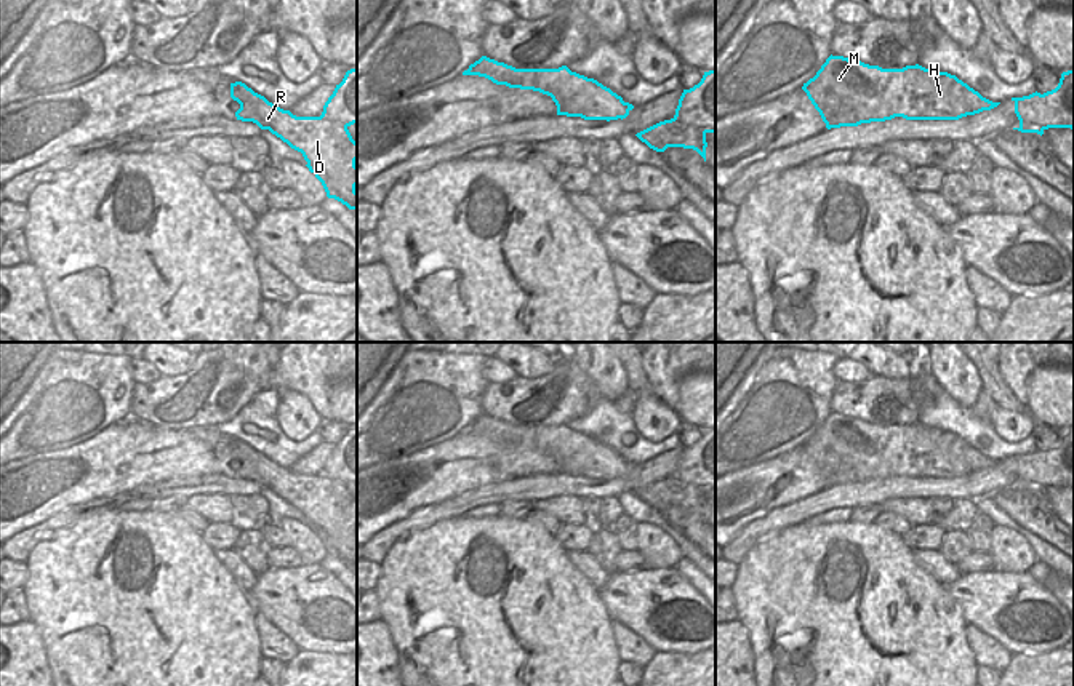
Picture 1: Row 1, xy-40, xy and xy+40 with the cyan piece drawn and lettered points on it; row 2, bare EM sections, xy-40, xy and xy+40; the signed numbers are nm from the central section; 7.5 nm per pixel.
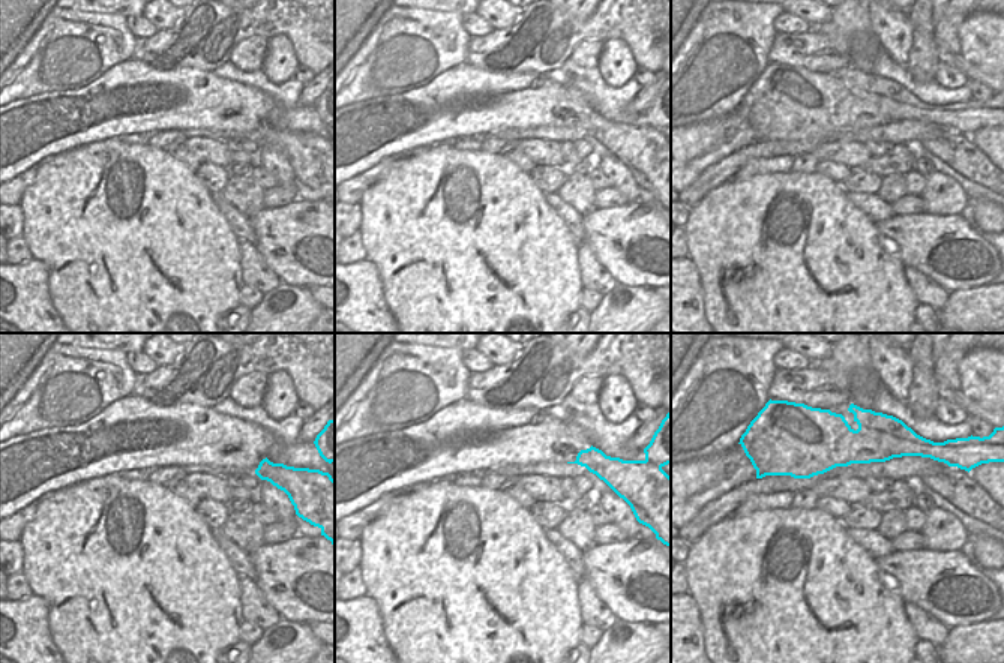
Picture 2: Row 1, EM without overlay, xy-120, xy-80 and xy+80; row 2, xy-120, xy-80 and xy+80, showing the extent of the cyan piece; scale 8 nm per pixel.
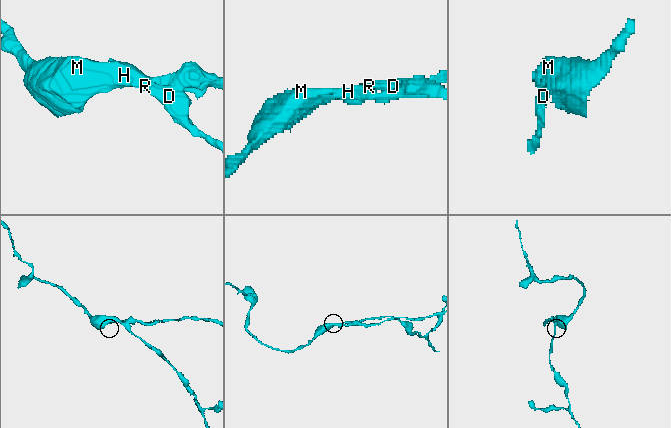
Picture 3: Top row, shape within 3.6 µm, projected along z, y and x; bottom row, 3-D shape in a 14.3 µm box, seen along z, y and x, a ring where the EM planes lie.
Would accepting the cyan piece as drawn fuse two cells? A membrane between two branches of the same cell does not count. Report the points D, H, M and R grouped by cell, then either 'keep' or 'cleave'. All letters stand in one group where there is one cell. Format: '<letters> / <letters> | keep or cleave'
D R / H M | cleave

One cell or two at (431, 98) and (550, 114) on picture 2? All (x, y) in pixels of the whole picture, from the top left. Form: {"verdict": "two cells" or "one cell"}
{"verdict": "one cell"}

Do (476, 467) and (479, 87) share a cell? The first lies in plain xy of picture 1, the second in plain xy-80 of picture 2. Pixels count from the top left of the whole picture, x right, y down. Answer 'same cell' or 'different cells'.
same cell

